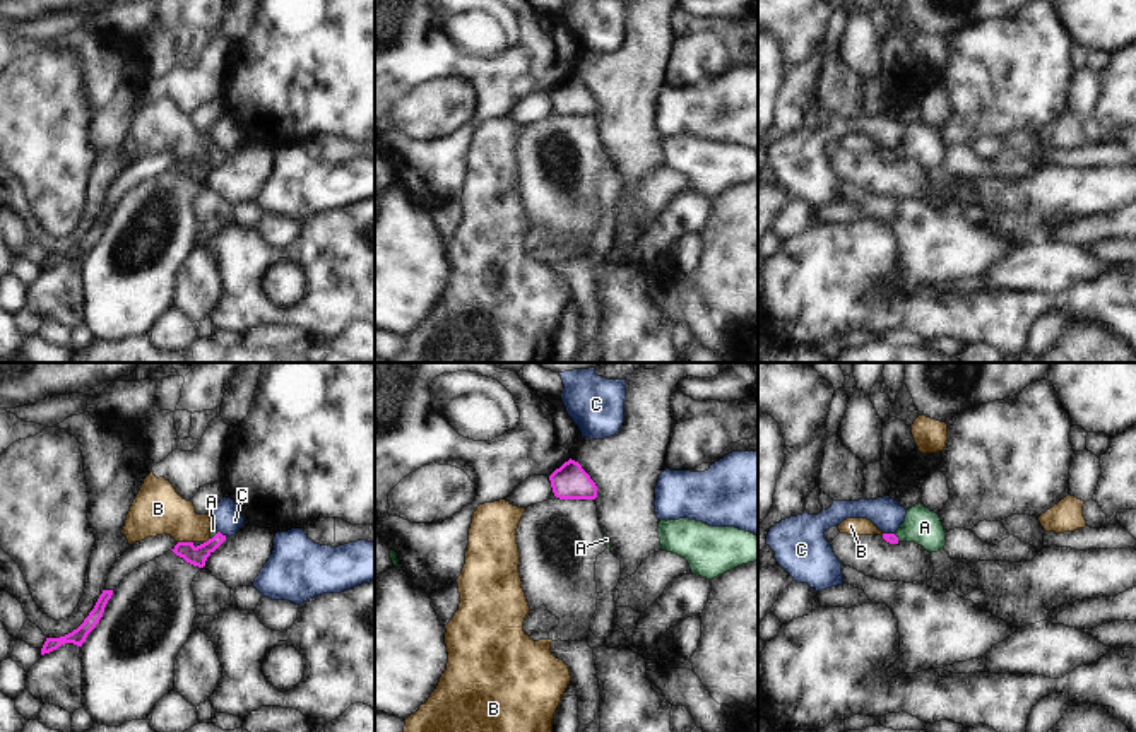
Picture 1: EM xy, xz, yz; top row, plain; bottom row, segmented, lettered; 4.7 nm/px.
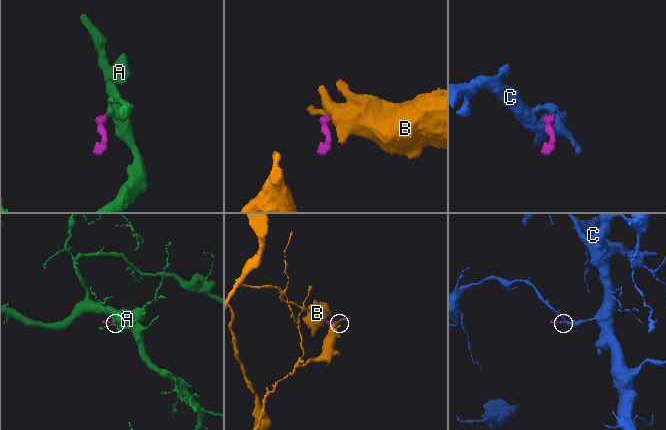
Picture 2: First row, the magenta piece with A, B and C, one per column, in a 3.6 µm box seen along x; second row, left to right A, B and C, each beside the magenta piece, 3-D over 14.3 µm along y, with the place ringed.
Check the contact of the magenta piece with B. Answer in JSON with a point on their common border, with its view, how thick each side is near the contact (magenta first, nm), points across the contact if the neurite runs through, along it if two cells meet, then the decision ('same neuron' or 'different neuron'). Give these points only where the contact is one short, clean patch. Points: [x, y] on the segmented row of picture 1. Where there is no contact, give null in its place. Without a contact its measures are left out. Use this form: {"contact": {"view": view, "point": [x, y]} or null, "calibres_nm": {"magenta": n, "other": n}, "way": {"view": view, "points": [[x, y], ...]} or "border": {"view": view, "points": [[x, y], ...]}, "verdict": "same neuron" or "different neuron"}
{"contact": {"view": "xy", "point": [185, 543]}, "calibres_nm": {"magenta": 90, "other": 240}, "border": {"view": "xy", "points": [[178, 541], [192, 543]]}, "verdict": "different neuron"}

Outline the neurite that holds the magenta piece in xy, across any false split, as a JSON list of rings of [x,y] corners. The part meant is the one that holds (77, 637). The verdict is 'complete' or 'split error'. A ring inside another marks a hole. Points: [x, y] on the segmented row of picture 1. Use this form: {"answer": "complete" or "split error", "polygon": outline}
{"answer": "complete", "polygon": [[[103,590],[94,609],[89,612],[89,616],[84,619],[84,623],[72,633],[60,636],[60,638],[46,638],[46,641],[41,648],[41,655],[56,650],[63,643],[74,643],[77,646],[82,646],[87,635],[96,628],[96,624],[103,617],[104,607],[106,607],[108,600],[111,599],[111,595],[113,595],[113,590]]]}

